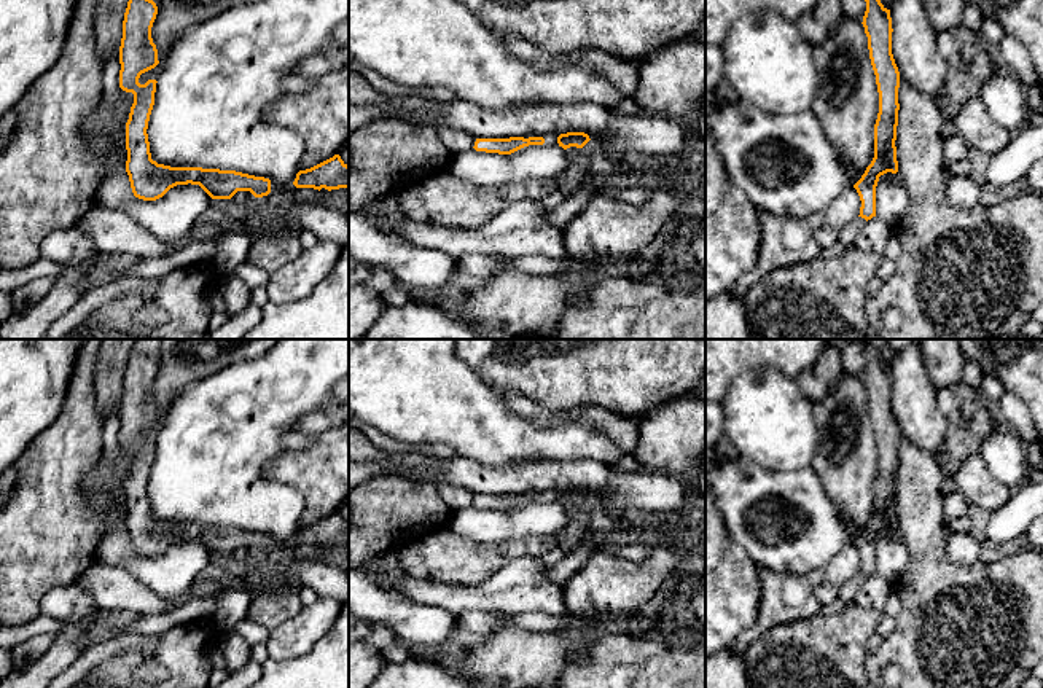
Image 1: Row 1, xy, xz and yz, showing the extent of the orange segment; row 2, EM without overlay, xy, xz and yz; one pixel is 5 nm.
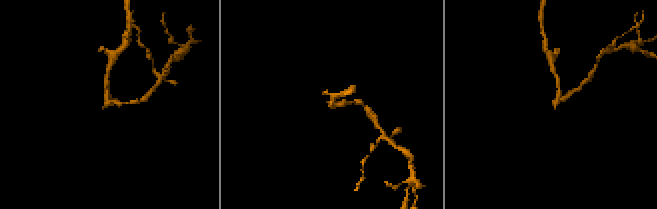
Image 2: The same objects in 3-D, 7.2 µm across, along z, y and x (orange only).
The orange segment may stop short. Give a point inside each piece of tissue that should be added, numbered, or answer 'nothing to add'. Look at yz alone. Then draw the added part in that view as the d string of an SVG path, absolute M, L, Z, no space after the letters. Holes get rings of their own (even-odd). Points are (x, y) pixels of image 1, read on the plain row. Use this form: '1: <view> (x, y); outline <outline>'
1: yz (846, 593); outline M857 573L846 584L838 588L838 599L841 599L846 605L852 604L855 600L857 591L865 581L866 581L866 577L861 573Z

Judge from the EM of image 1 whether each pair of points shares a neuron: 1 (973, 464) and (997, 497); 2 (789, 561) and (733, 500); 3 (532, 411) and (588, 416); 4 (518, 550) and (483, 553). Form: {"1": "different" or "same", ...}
{"1": "same", "2": "same", "3": "same", "4": "same"}

